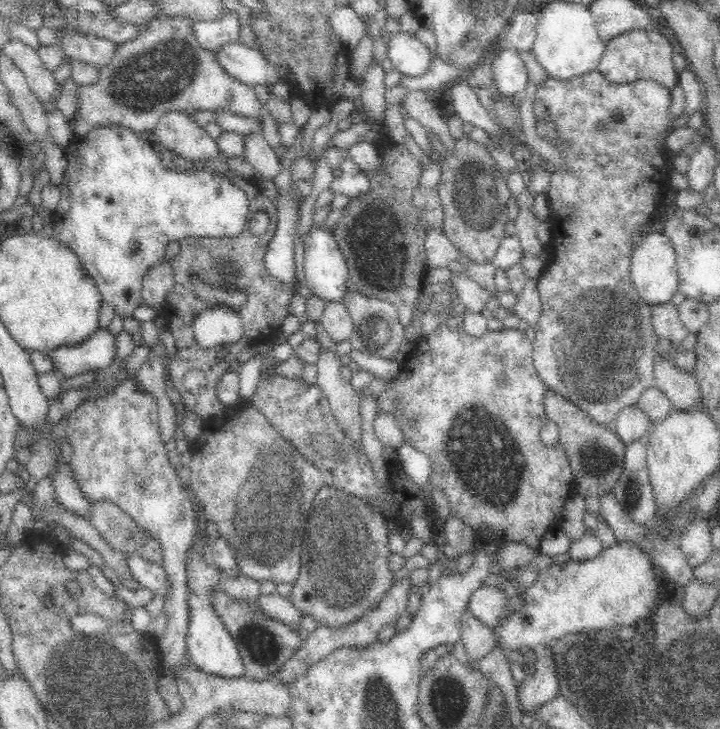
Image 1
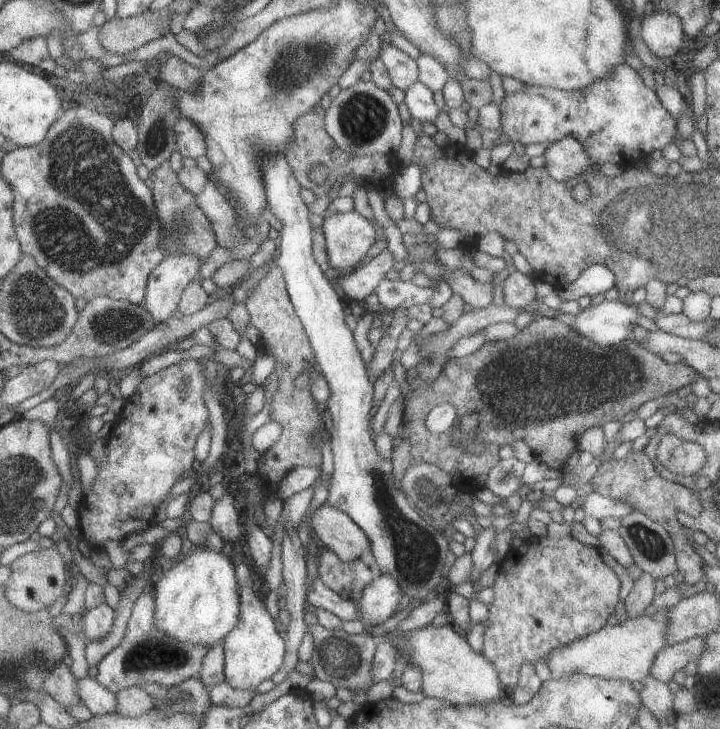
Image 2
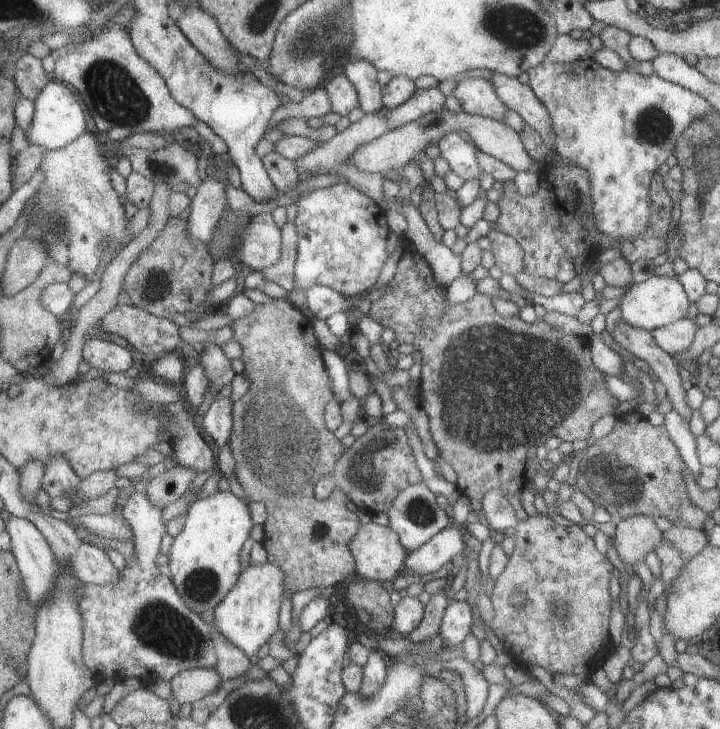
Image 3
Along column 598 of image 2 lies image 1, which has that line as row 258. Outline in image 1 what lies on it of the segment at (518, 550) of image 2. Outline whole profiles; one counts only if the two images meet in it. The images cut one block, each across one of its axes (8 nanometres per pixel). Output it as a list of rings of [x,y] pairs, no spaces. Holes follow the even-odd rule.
[[[593,70],[584,76],[576,77],[570,80],[558,80],[547,78],[538,87],[535,93],[535,103],[533,111],[537,122],[538,117],[549,117],[549,120],[555,122],[557,134],[561,141],[550,143],[555,145],[563,154],[565,166],[551,174],[549,186],[546,191],[550,199],[550,207],[553,210],[553,216],[549,224],[551,225],[550,242],[556,247],[556,256],[554,259],[546,262],[544,272],[539,278],[538,289],[541,295],[543,311],[538,318],[537,328],[535,329],[534,340],[534,365],[540,379],[548,385],[548,388],[560,393],[568,401],[573,402],[578,408],[581,408],[596,423],[602,426],[614,424],[618,413],[624,407],[631,407],[637,404],[639,396],[647,388],[654,384],[654,360],[658,352],[663,351],[658,342],[658,336],[653,329],[651,321],[651,310],[653,306],[640,299],[638,292],[632,285],[630,275],[630,256],[634,248],[644,240],[647,231],[644,227],[650,227],[654,213],[658,207],[665,206],[663,202],[666,192],[670,186],[667,180],[668,174],[674,171],[672,163],[667,162],[668,147],[664,144],[662,147],[657,146],[658,135],[671,126],[672,121],[669,118],[671,95],[670,90],[664,88],[659,82],[652,79],[640,79],[629,83],[611,83],[598,70]]]

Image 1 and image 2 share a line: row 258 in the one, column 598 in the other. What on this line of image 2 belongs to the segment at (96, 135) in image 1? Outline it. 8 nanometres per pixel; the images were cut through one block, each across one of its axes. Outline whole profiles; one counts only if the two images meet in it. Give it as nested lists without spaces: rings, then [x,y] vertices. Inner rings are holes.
[[[626,63],[616,66],[616,68],[614,68],[606,78],[598,78],[595,82],[592,82],[589,86],[584,86],[582,89],[561,90],[551,87],[540,87],[539,85],[525,85],[521,90],[512,94],[506,94],[506,92],[504,92],[504,100],[500,102],[499,108],[501,111],[499,130],[502,134],[508,136],[510,142],[514,144],[519,142],[527,148],[529,145],[541,145],[544,142],[554,143],[565,137],[573,137],[582,144],[582,148],[586,150],[586,154],[588,154],[588,158],[592,160],[593,164],[604,165],[610,163],[621,167],[623,170],[630,169],[635,163],[640,162],[640,160],[650,155],[651,152],[662,150],[667,144],[674,142],[677,137],[677,122],[676,119],[674,119],[674,116],[672,116],[672,114],[662,106],[654,90],[646,86],[644,80],[640,77],[640,74]]]

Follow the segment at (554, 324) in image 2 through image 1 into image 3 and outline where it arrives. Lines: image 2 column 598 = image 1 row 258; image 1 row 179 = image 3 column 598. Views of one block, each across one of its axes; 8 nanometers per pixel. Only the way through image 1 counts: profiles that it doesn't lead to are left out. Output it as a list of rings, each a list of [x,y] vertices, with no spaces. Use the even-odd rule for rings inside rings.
[[[411,246],[405,249],[396,274],[387,284],[386,292],[371,304],[367,316],[383,328],[390,328],[398,344],[412,344],[420,352],[418,401],[428,416],[431,440],[435,442],[440,458],[452,464],[452,448],[454,460],[458,456],[456,448],[474,448],[470,452],[472,456],[466,452],[463,464],[456,469],[459,492],[470,498],[472,510],[484,524],[482,498],[489,490],[500,490],[506,495],[516,521],[524,520],[527,514],[519,498],[526,479],[528,450],[545,444],[552,436],[571,443],[576,439],[588,439],[594,422],[606,414],[614,415],[619,405],[616,396],[606,390],[606,375],[592,362],[590,339],[556,330],[542,319],[530,324],[518,315],[502,316],[496,312],[492,299],[489,304],[482,302],[482,306],[446,304],[447,287],[435,283],[428,262]]]

